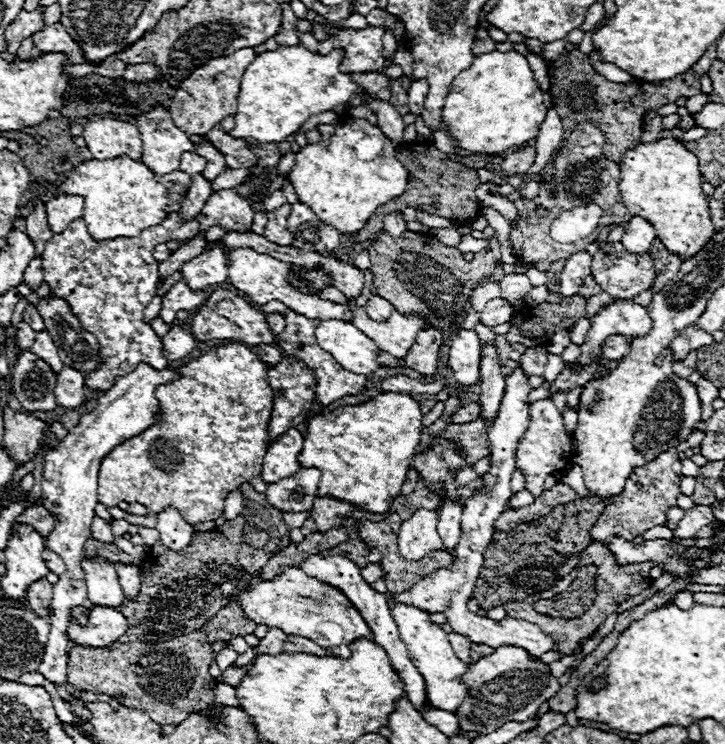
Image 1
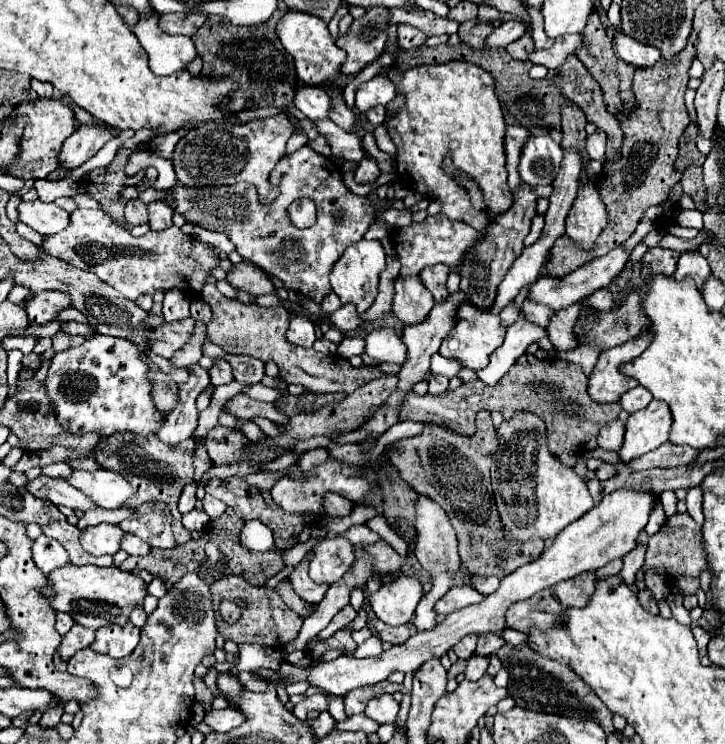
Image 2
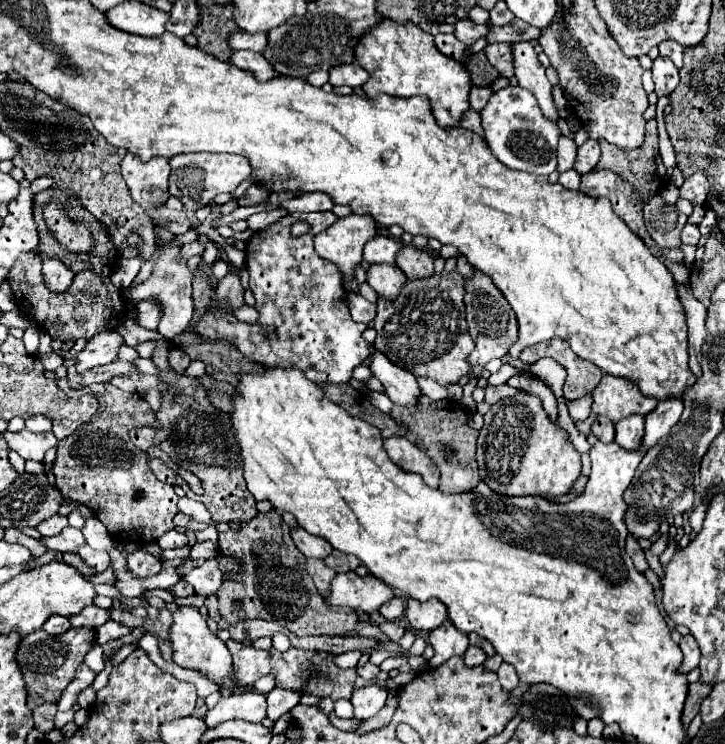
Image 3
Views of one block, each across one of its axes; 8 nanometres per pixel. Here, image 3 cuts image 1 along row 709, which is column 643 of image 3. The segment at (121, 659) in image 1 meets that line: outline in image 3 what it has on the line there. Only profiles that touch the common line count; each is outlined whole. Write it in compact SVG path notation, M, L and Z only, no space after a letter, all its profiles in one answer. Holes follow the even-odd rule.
M656 118L646 122L646 140L642 142L642 146L638 150L618 150L618 146L614 146L606 140L600 140L600 148L602 148L602 158L594 170L612 170L622 180L628 180L634 186L634 190L638 190L642 204L646 204L654 194L660 192L662 180L668 180L666 166L662 164L662 158L658 152L658 122L656 122Z

